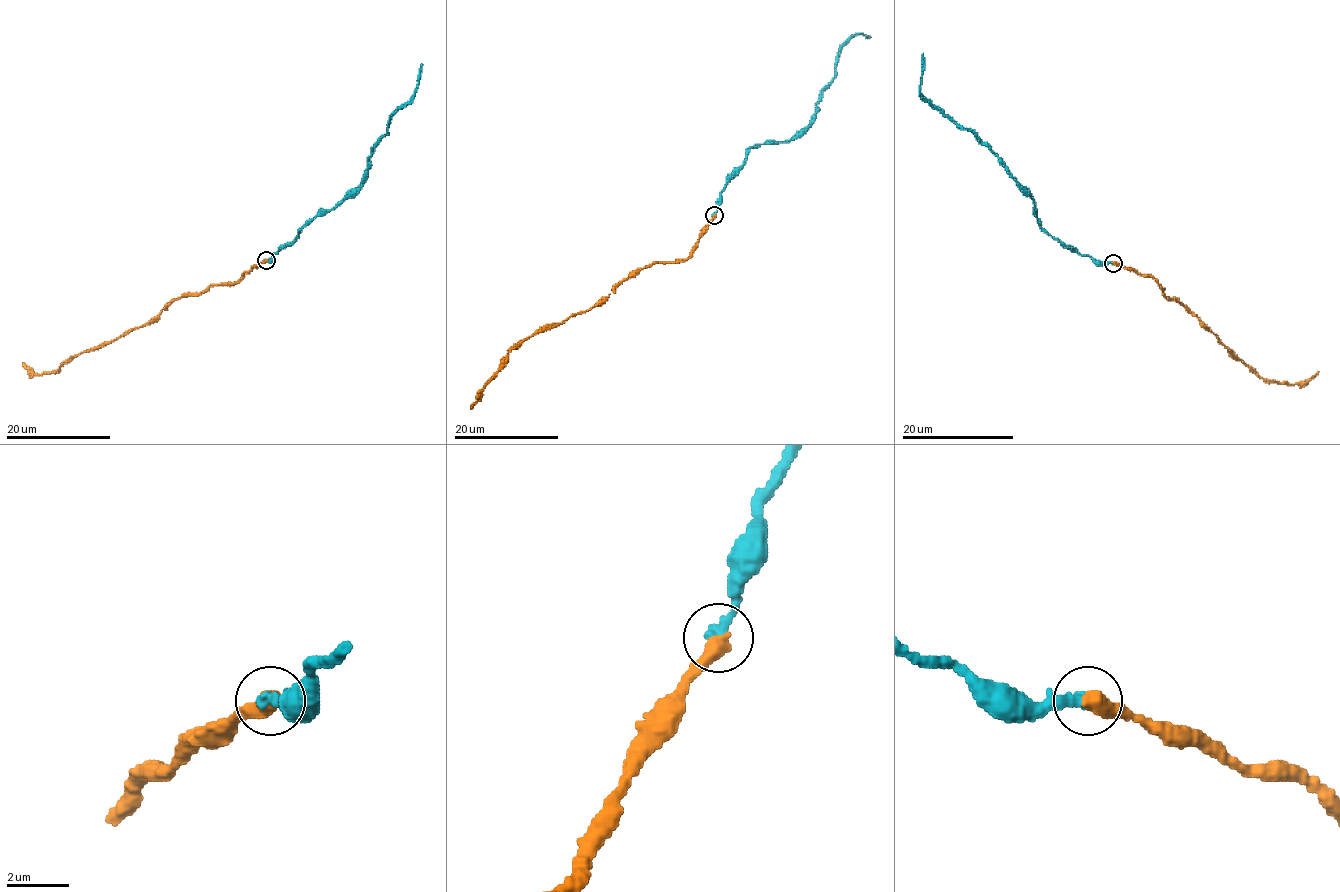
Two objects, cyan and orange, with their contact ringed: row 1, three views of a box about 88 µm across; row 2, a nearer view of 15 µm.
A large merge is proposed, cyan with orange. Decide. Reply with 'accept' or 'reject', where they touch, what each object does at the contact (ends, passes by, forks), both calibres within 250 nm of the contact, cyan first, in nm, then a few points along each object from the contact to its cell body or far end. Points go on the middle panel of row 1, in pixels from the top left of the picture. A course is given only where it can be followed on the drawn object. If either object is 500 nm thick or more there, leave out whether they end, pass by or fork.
accept | (714, 215) | 400/500 nm | cyan via (714, 214), (746, 153), (752, 146), (786, 143), (808, 124), (834, 76), (837, 54), (855, 36), (870, 37) | orange via (714, 216), (684, 260), (654, 261), (633, 270), (593, 307), (521, 340), (470, 409)

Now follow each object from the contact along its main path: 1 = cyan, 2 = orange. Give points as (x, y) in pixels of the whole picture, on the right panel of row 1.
1: (1112, 263), (1073, 252), (1040, 227), (1036, 202), (1008, 167), (973, 132), (959, 128), (922, 95), (923, 53)
2: (1113, 263), (1148, 274), (1162, 286), (1167, 298), (1197, 316), (1259, 377), (1299, 384), (1308, 382), (1319, 371)

